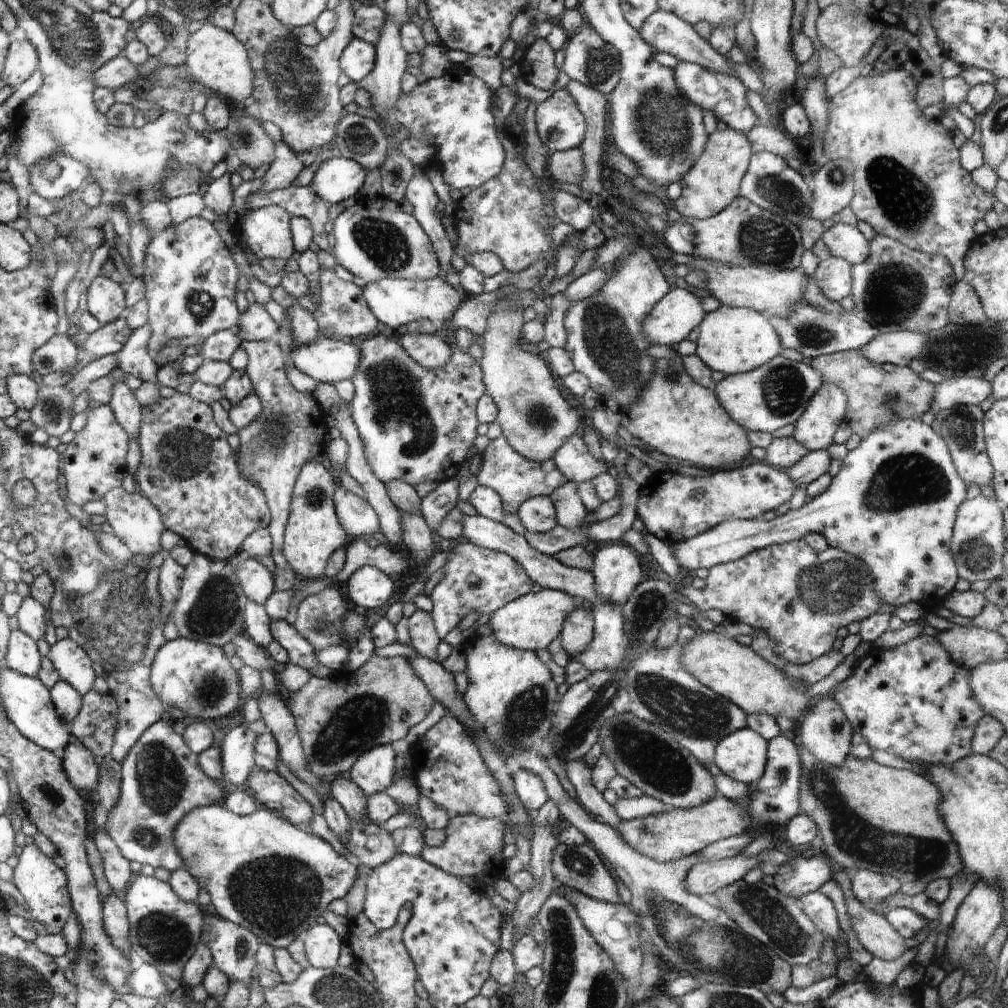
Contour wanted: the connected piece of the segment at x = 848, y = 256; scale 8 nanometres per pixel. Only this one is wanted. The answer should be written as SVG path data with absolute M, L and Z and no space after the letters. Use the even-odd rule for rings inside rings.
M843 222L834 223L821 237L832 256L846 259L852 265L869 258L869 239L854 225Z

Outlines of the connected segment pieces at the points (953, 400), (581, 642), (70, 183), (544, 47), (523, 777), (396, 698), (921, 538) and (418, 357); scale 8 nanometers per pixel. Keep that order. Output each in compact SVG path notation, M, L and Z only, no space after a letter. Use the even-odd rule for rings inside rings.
M950 376L946 382L936 386L936 396L931 411L935 415L959 404L979 405L992 394L991 382L983 377Z
M583 603L566 617L564 628L561 630L560 642L564 652L570 656L580 654L592 642L592 609Z
M56 154L56 157L62 166L62 174L56 182L48 182L46 178L42 178L42 172L40 172L42 166L40 164L31 168L33 190L48 201L59 198L65 199L70 195L77 194L77 190L82 188L82 184L86 182L86 178L90 176L91 172L88 164L78 160L78 158L72 158L68 154Z
M537 37L518 61L520 77L536 88L550 90L556 83L559 72L554 64L554 54L555 50L548 41Z
M518 770L513 779L514 790L529 813L537 811L549 799L544 780L530 770Z
M374 653L358 670L347 672L340 669L325 678L312 676L298 692L290 693L290 712L294 716L310 772L318 780L332 779L338 774L351 771L362 754L404 738L412 724L420 722L430 712L434 704L432 695L413 666L408 664L406 657L386 658Z
M891 417L889 422L874 428L857 448L848 452L842 469L820 496L771 521L729 519L705 533L678 543L674 548L674 558L681 568L688 571L710 569L721 563L736 562L768 546L802 540L809 534L820 534L830 547L865 559L886 604L899 607L912 601L934 602L936 588L936 606L940 606L944 598L949 598L959 578L956 563L951 557L950 539L958 507L966 500L965 479L958 470L954 470L952 454L944 441L930 425L922 424L920 419Z
M404 334L400 342L410 358L426 370L446 366L452 356L452 347L436 334Z

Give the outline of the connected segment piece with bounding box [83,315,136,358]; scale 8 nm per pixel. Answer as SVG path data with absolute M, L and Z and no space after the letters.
M127 315L103 326L98 332L91 334L83 343L83 349L96 358L106 354L118 354L134 336L134 328L130 328Z

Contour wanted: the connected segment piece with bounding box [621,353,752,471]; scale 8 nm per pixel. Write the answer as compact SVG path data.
M679 353L672 358L656 360L653 376L640 400L622 410L621 415L621 426L632 436L662 454L708 471L738 466L752 448L745 427L734 420L713 391L690 378Z

